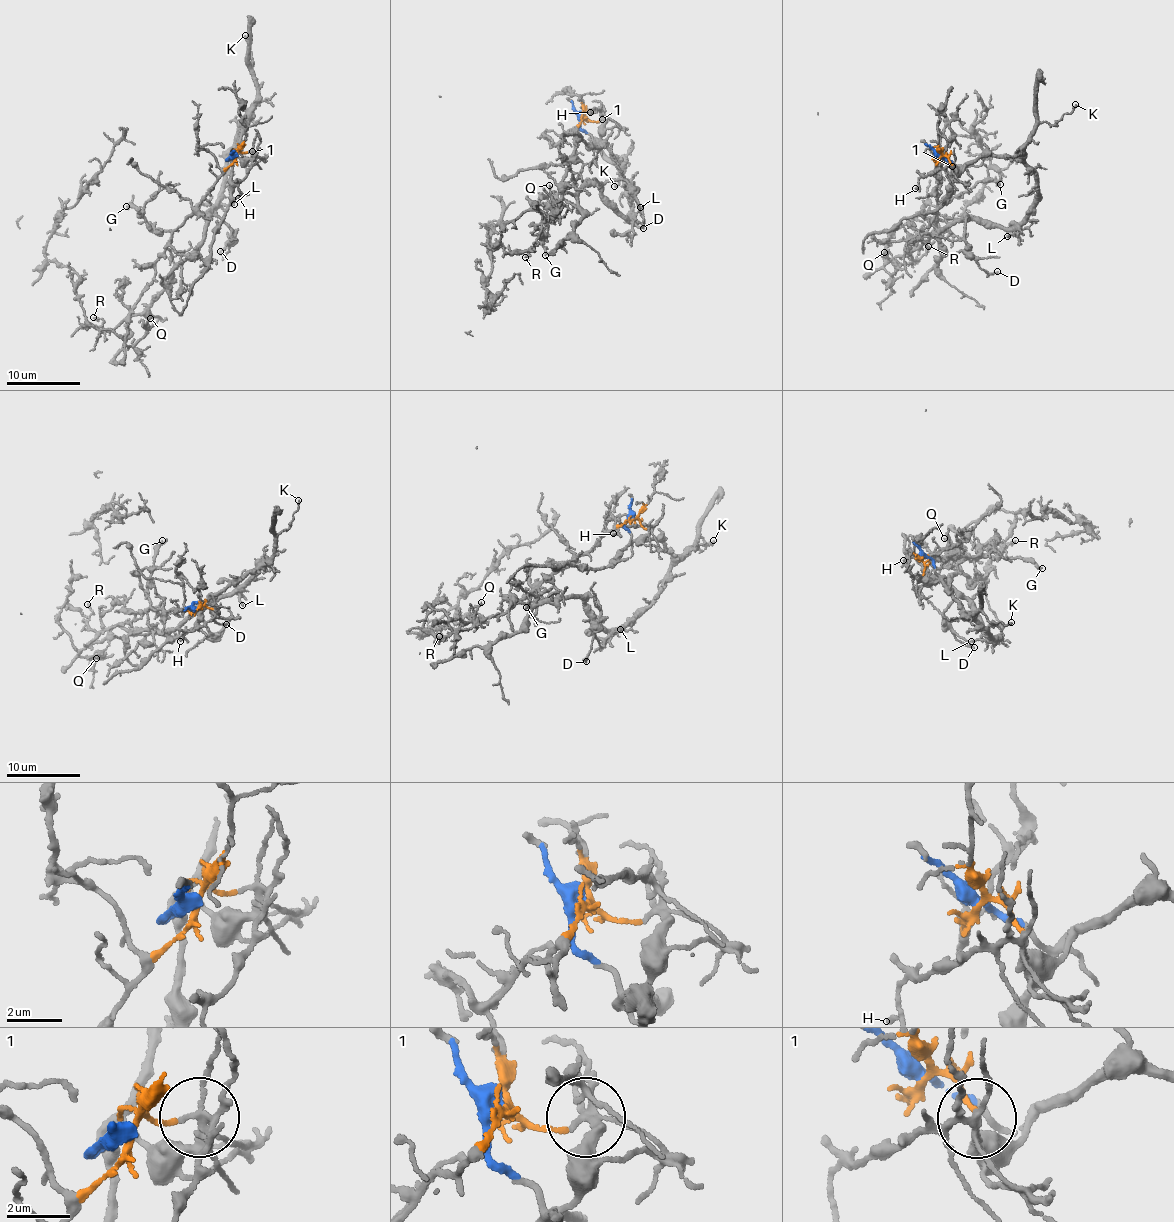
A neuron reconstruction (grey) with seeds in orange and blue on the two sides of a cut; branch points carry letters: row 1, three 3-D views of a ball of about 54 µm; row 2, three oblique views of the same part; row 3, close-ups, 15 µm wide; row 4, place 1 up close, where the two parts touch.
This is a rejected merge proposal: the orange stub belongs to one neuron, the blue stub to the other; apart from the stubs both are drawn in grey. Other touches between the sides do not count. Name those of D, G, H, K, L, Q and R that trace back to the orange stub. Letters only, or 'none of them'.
G, H, Q, R

